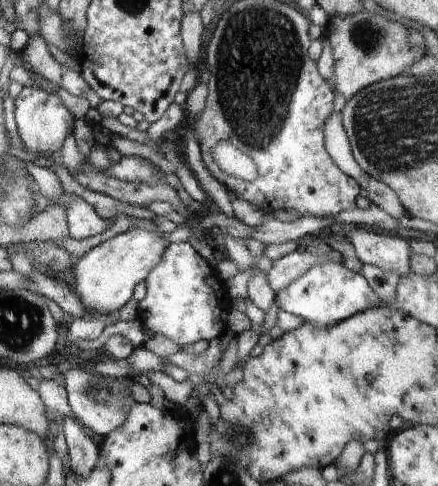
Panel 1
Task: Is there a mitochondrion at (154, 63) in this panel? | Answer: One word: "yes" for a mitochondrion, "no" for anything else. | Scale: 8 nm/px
no

